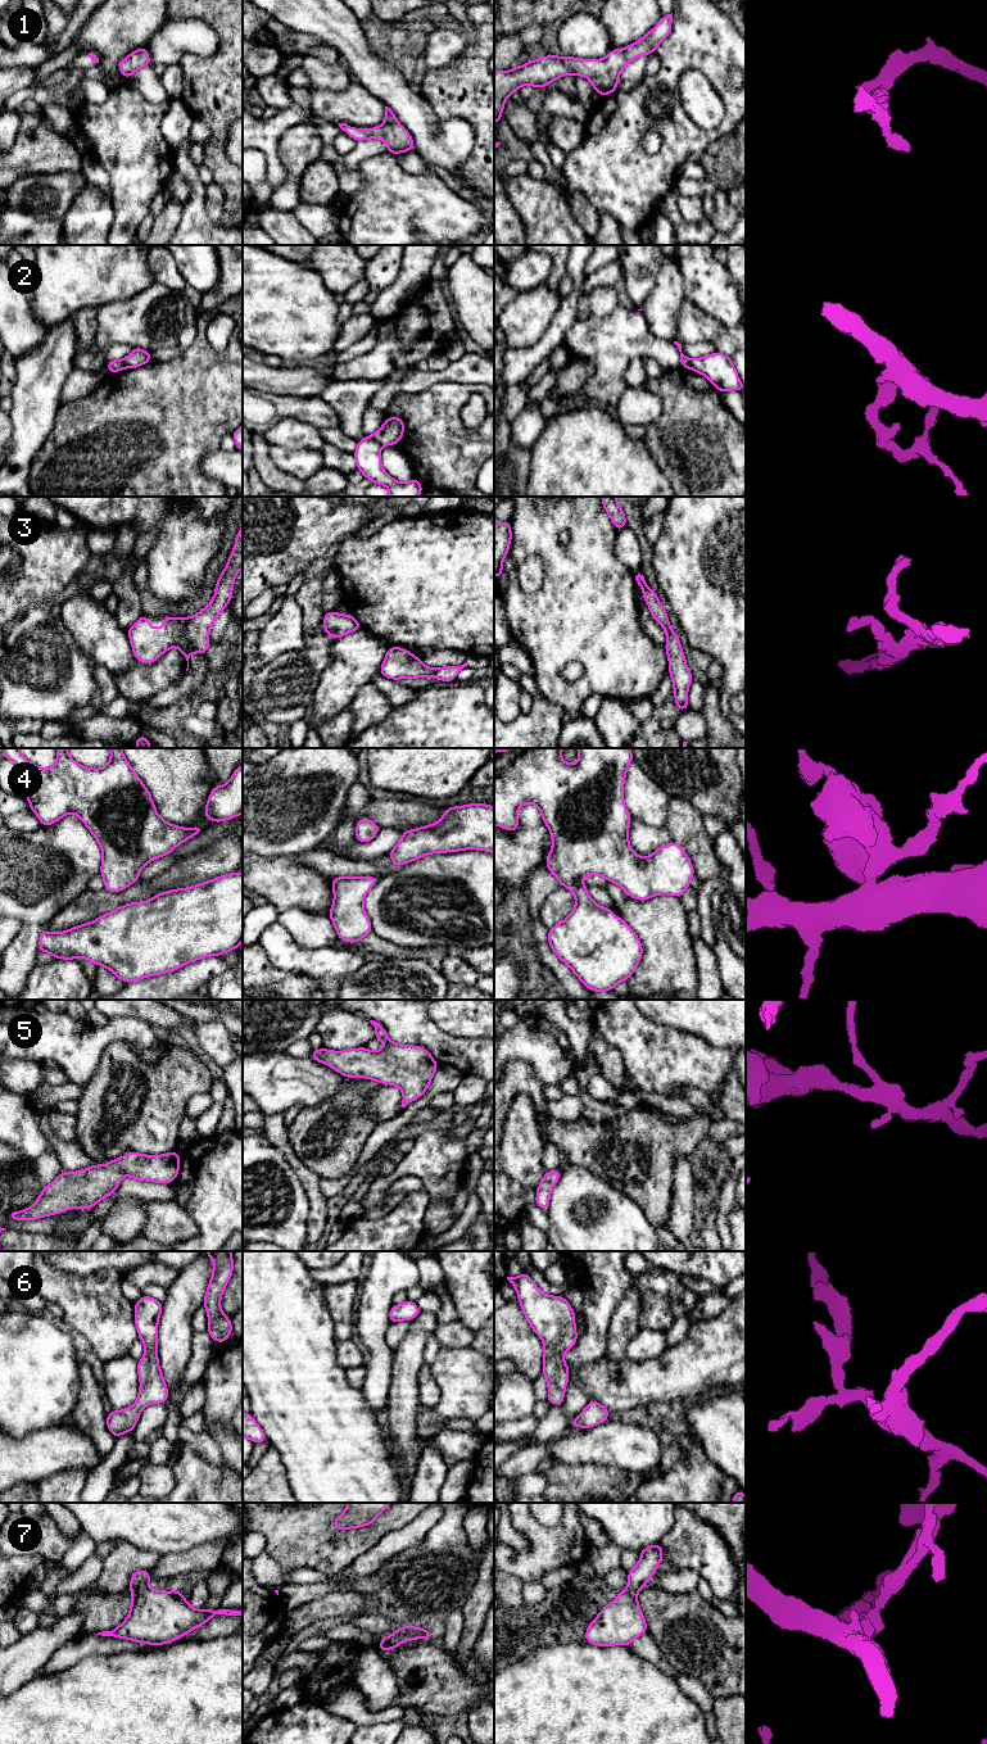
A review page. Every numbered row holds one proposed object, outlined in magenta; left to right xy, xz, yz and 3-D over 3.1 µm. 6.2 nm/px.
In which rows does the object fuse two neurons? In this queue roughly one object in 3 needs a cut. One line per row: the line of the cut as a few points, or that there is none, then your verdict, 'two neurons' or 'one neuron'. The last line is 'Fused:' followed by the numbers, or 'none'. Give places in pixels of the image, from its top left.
1: no cut | one neuron
2: xz (371, 436), (381, 445) | two neurons
3: no cut | one neuron
4: no cut | one neuron
5: no cut | one neuron
6: no cut | one neuron
7: no cut | one neuron
Fused: 2

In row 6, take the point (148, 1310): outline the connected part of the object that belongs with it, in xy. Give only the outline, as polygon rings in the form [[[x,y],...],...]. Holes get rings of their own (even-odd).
[[[142,1295],[133,1306],[139,1338],[145,1346],[144,1356],[137,1362],[141,1386],[133,1405],[123,1410],[112,1410],[107,1415],[107,1427],[114,1437],[132,1432],[141,1410],[148,1404],[160,1404],[168,1400],[168,1389],[158,1360],[158,1322],[163,1310],[163,1303]]]

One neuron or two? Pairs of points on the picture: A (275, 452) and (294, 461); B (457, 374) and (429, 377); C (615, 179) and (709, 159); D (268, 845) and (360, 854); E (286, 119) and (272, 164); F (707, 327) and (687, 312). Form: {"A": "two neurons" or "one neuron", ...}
{"A": "one neuron", "B": "one neuron", "C": "two neurons", "D": "two neurons", "E": "one neuron", "F": "one neuron"}

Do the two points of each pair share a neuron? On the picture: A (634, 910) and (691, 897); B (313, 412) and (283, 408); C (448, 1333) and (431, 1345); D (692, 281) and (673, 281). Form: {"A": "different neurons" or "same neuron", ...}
{"A": "different neurons", "B": "same neuron", "C": "different neurons", "D": "different neurons"}

